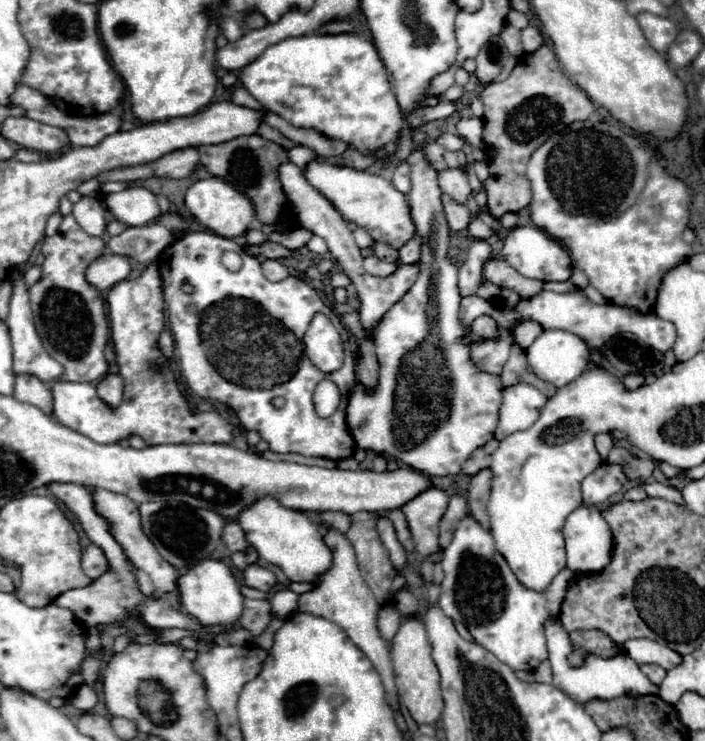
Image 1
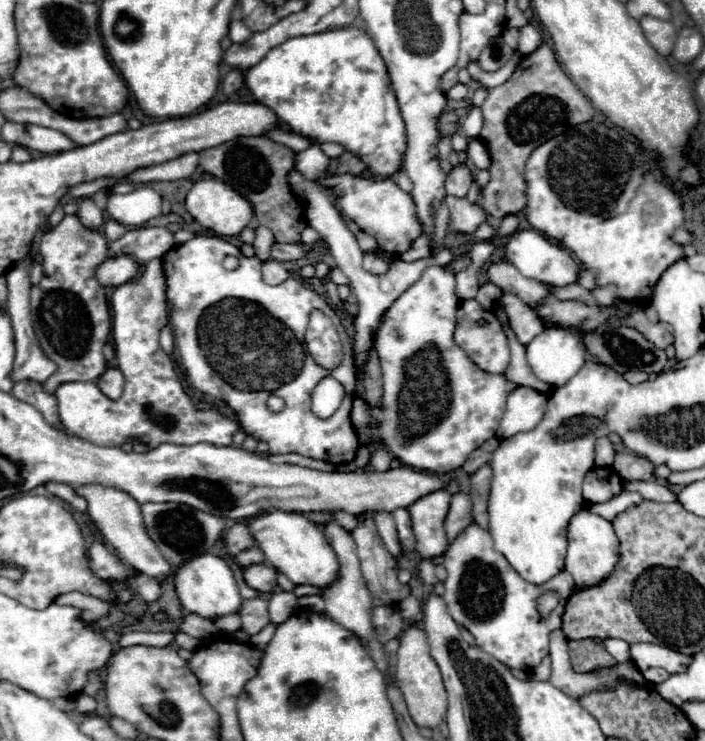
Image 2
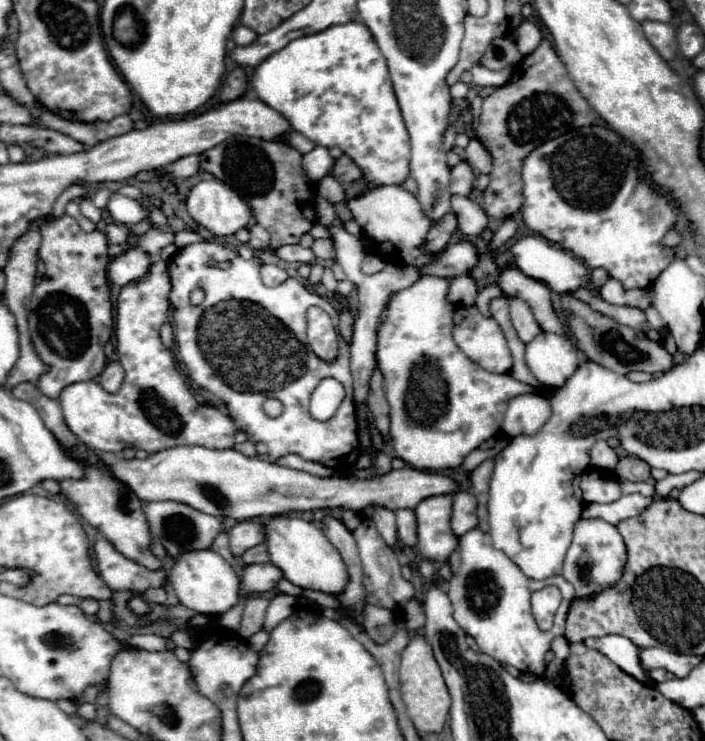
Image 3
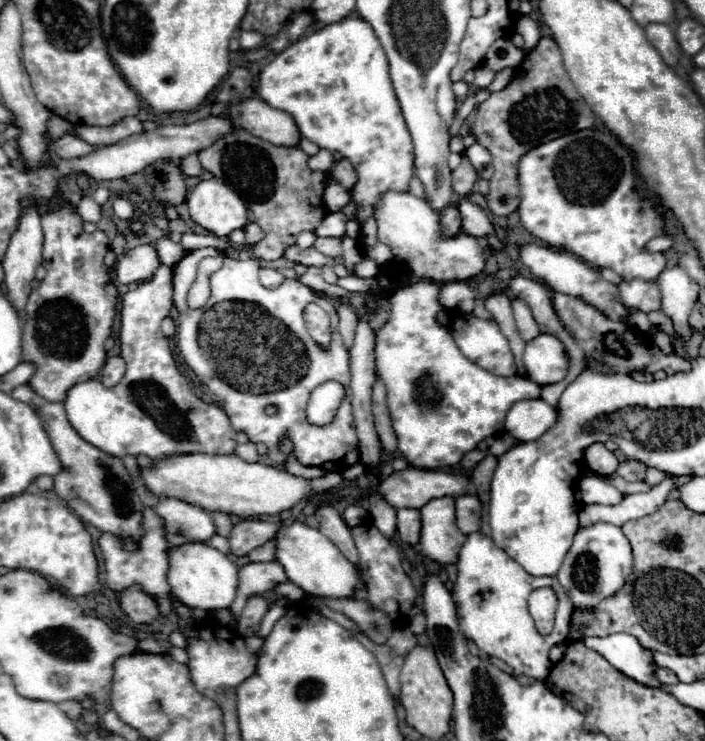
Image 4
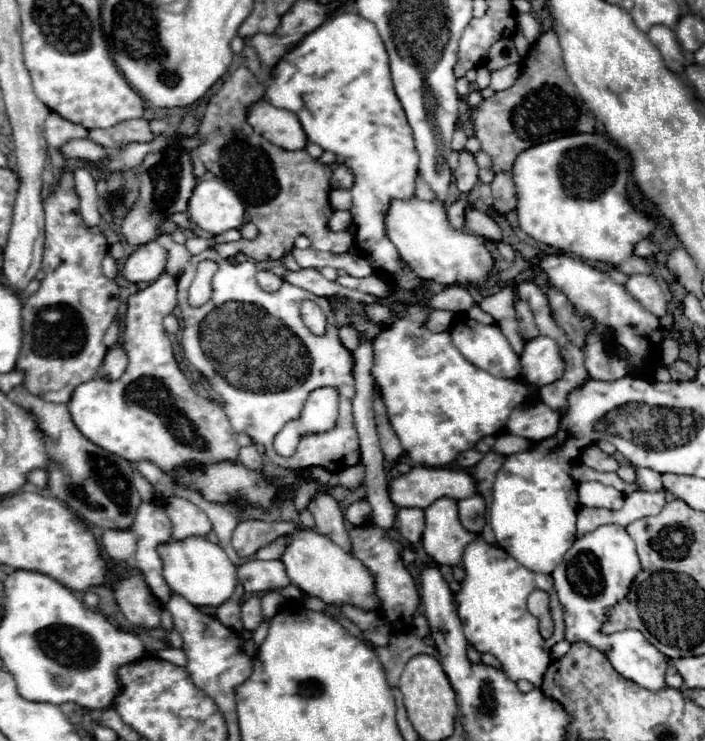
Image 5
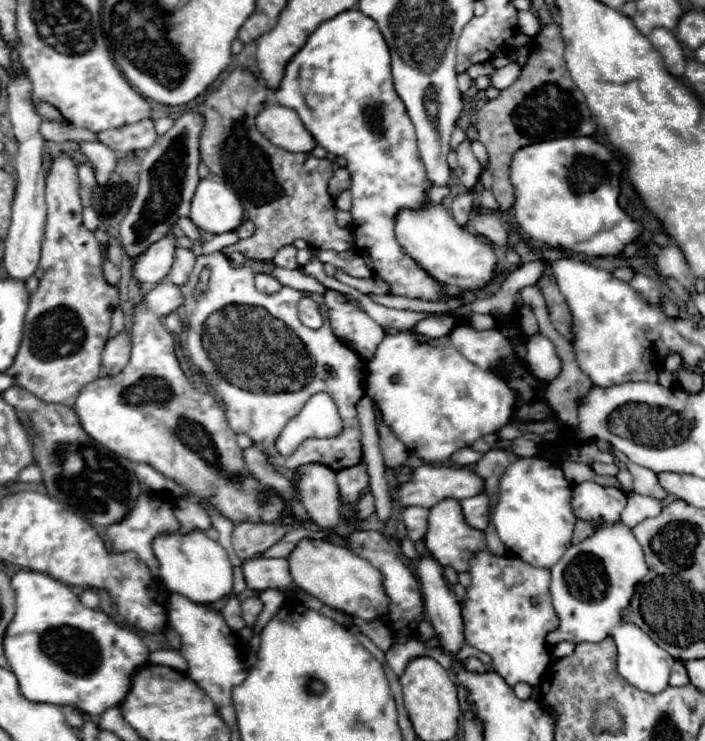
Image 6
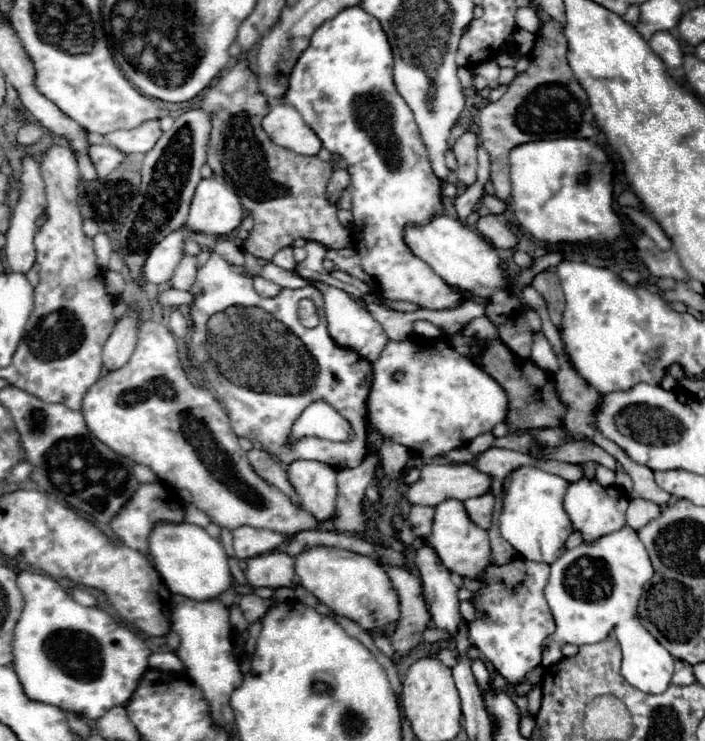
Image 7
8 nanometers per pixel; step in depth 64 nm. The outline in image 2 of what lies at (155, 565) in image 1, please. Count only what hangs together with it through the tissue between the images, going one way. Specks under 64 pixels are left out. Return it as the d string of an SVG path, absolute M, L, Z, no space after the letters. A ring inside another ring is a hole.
M84 484L84 486L78 486L76 492L82 498L86 498L88 518L94 522L96 530L106 540L106 544L124 560L124 564L136 568L142 574L148 574L156 582L162 582L172 572L170 564L164 560L160 550L156 550L156 544L152 542L152 538L148 538L142 512L140 512L140 504L130 494L118 488L108 488L100 484Z

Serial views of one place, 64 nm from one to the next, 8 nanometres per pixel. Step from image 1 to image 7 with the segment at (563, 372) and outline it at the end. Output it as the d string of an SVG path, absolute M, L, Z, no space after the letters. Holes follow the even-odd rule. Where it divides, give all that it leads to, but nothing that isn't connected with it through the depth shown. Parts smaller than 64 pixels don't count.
M534 334L534 344L532 344L532 362L538 366L544 366L544 370L552 370L552 374L558 370L558 358L550 346L550 342L544 338L544 334Z

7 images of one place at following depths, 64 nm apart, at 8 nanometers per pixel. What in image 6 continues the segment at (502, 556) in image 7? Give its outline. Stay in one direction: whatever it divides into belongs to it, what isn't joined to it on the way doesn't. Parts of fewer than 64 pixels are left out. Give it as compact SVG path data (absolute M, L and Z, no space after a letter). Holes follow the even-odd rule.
M492 524L486 528L486 536L488 536L488 550L492 554L500 554L500 556L508 554L508 548L500 542L500 538L498 538L498 534L496 534L496 530L494 530Z

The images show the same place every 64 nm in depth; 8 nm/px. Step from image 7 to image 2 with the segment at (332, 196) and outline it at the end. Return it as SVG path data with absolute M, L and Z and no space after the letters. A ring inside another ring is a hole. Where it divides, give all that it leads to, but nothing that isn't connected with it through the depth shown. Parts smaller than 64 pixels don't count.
M344 152L340 158L338 158L338 166L336 166L336 174L354 174L354 176L360 176L364 174L366 166L350 152Z

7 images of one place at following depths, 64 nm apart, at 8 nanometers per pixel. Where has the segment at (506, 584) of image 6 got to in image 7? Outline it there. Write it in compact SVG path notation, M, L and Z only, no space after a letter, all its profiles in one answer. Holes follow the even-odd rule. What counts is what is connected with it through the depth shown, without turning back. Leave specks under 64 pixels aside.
M516 558L506 566L488 566L482 580L488 586L476 592L472 602L484 606L492 614L492 622L472 622L468 634L472 644L494 664L494 668L506 676L512 684L524 680L526 672L540 666L542 642L556 628L548 604L544 602L544 586L548 582L550 566L544 562L532 562L526 558Z

